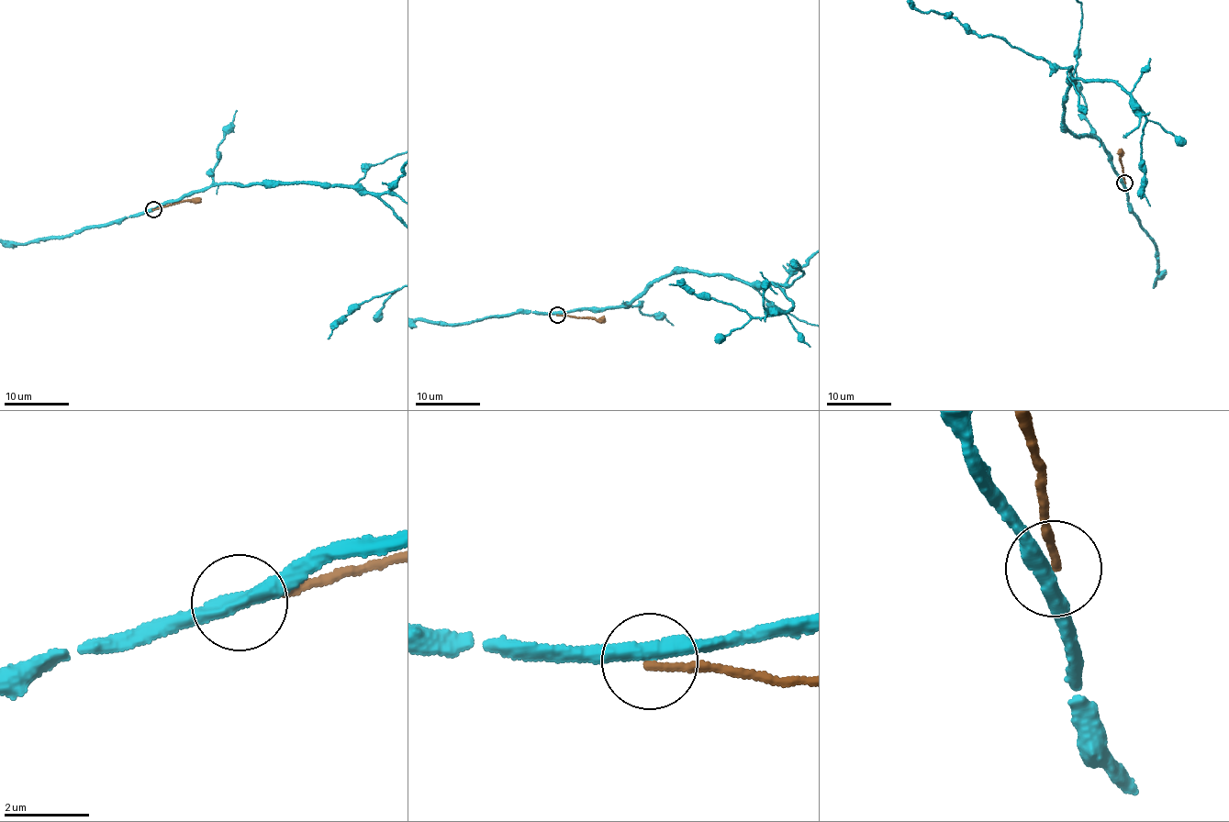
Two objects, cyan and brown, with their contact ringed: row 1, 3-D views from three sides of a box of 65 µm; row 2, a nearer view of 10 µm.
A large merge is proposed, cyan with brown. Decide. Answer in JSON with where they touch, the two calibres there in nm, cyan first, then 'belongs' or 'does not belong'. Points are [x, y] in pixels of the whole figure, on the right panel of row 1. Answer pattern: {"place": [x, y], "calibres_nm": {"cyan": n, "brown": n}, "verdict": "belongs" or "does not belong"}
{"place": [1124, 183], "calibres_nm": {"cyan": 360, "brown": 180}, "verdict": "does not belong"}

